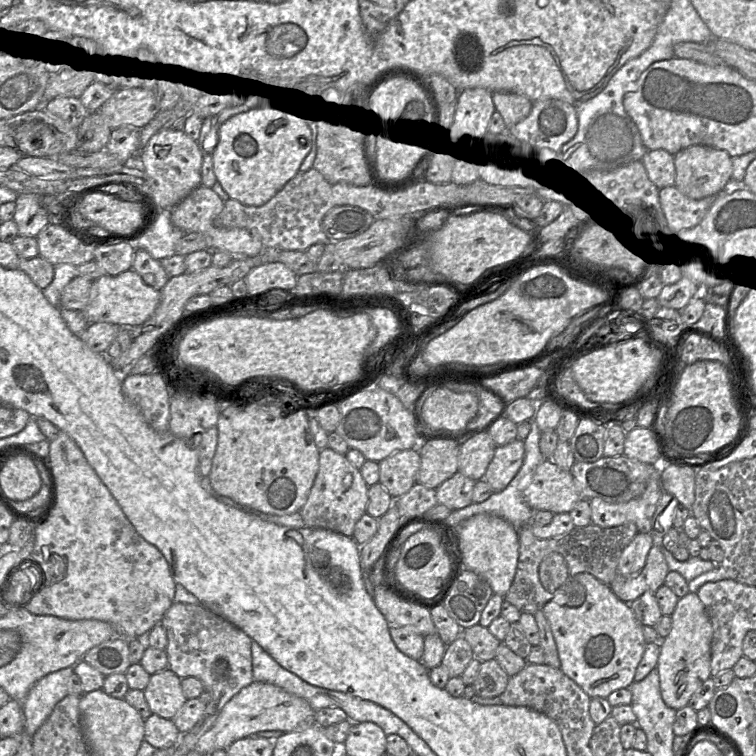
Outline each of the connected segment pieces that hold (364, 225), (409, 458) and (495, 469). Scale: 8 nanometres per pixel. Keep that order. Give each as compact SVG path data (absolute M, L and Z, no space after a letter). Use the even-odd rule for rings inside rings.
M350 205L331 208L322 219L322 230L328 243L353 238L366 231L374 222L366 210Z
M417 448L396 452L378 464L379 482L394 499L406 494L417 483L420 468Z
M515 439L497 446L482 479L490 484L494 492L504 490L522 467L524 456L524 440Z

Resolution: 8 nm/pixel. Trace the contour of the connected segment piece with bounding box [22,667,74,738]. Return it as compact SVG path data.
M73 667L58 670L40 679L30 689L22 702L24 732L28 736L32 738L56 704L68 695L67 682L73 673Z

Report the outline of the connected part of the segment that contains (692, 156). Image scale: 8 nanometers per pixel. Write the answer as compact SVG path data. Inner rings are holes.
M692 145L675 157L676 184L692 199L703 199L723 191L732 179L732 157L725 150Z

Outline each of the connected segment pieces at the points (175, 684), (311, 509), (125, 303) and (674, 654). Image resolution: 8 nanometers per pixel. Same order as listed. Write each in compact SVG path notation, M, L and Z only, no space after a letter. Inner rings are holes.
M168 667L150 675L143 692L152 714L164 719L174 719L187 700L181 679Z
M329 447L319 451L319 468L308 500L299 511L306 527L322 528L352 537L357 521L366 514L368 486L347 458Z
M129 269L116 276L105 274L92 281L89 303L82 313L89 324L105 322L120 327L135 327L153 315L160 299L160 291L147 285L141 275Z
M689 592L679 598L671 615L670 633L660 642L656 668L660 692L665 704L679 710L688 706L691 696L711 676L712 625L705 607L696 593Z

